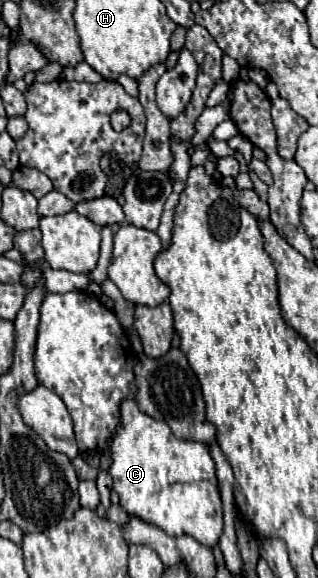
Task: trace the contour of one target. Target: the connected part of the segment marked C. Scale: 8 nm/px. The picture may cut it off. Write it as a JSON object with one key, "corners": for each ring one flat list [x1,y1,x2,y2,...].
{"corners":[[126,399,120,407,120,425,112,437,112,465,108,469,114,479,114,491,120,495,120,505,138,519,160,527,168,535,190,535,206,547,216,547,224,531,224,513,222,499,218,491,218,481,214,475,214,463,208,453,208,447,198,441,176,439,170,427,164,421,156,421,146,413,140,413,136,401]]}

